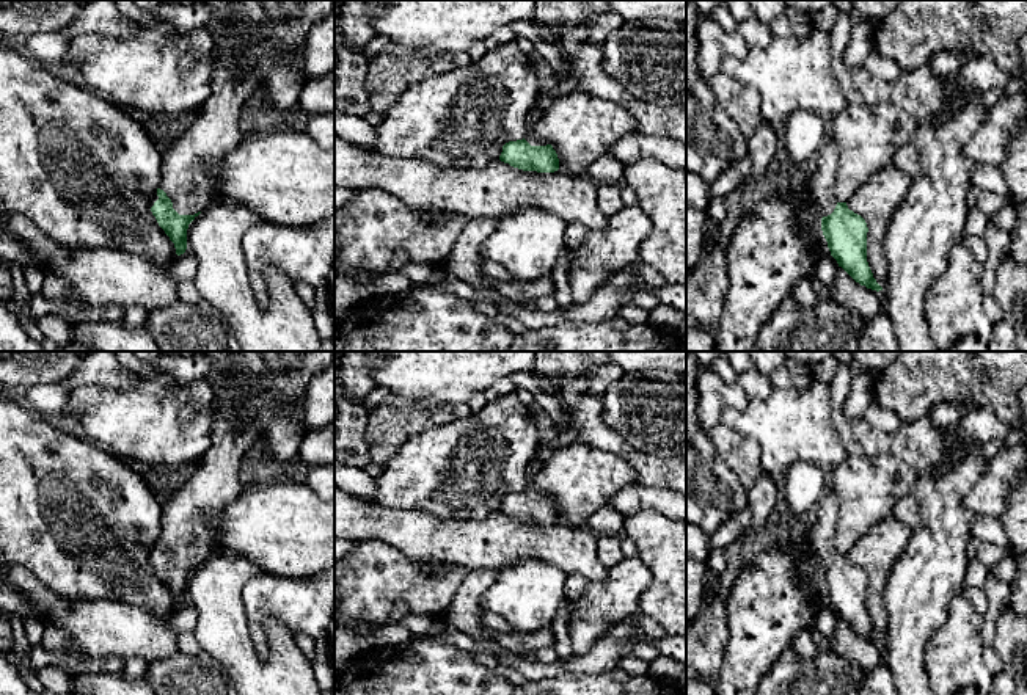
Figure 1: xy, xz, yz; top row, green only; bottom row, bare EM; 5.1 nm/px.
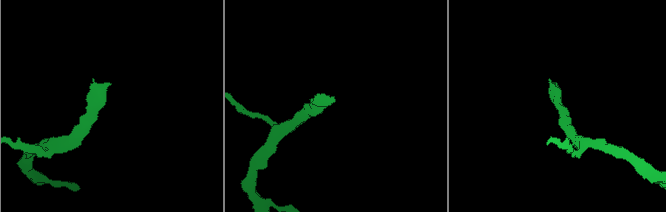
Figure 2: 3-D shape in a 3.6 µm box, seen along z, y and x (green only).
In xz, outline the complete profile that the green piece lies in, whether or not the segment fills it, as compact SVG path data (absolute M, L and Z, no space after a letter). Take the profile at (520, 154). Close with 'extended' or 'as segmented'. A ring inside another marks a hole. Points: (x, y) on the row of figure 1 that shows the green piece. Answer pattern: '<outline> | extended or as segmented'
M531 132L523 140L506 143L499 160L523 171L554 173L559 169L553 146Z | extended

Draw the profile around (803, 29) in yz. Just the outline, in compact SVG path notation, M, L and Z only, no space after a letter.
M804 16L793 24L793 36L798 39L807 39L815 31L812 17Z

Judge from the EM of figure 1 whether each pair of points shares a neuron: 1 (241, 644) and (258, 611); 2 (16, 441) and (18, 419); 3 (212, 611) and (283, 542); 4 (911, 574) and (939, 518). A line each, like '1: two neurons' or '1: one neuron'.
1: two neurons
2: one neuron
3: two neurons
4: one neuron

